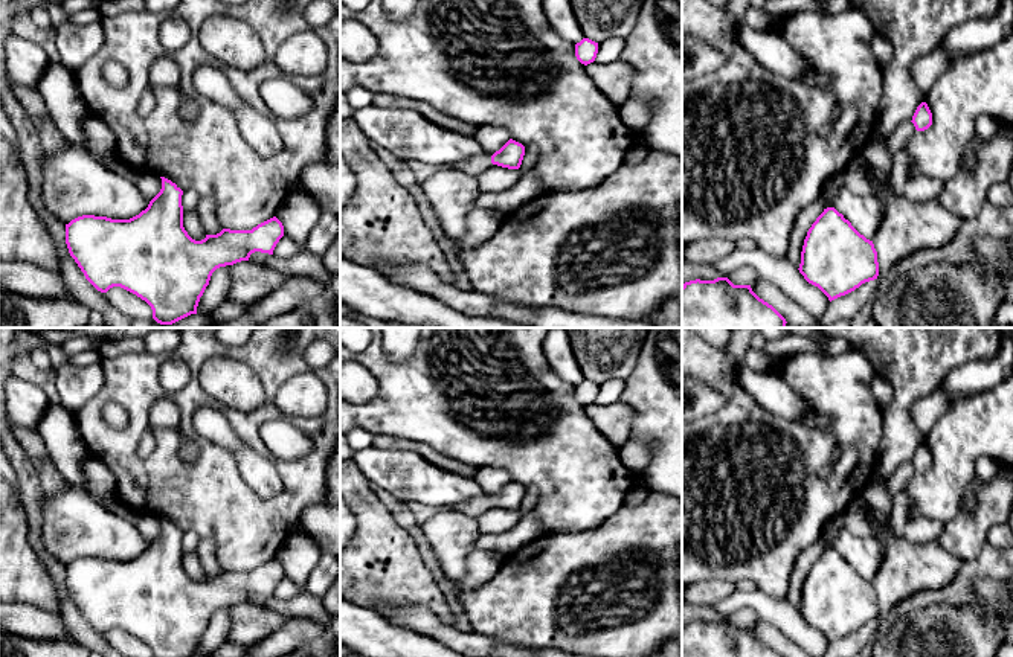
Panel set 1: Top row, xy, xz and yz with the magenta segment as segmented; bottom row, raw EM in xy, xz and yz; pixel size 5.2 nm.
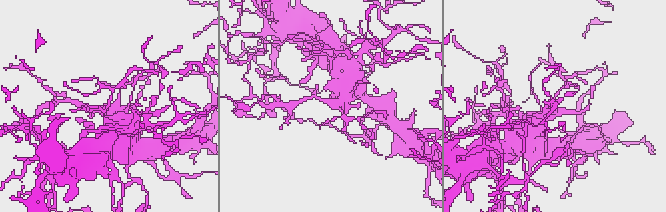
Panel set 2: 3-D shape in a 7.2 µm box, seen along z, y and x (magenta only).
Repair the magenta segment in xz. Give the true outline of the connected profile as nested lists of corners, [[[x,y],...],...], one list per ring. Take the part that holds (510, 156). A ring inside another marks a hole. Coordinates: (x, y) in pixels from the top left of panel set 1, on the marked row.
[[[510,139],[499,151],[493,155],[481,154],[473,155],[468,160],[459,162],[453,165],[453,169],[462,171],[468,175],[478,177],[484,172],[491,163],[508,168],[508,169],[519,169],[525,155],[525,146],[513,139]]]

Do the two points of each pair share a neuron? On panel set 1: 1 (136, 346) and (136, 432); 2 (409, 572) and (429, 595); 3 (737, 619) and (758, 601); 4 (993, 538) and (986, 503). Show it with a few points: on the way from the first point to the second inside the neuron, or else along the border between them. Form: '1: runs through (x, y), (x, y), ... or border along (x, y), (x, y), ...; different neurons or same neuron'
1: border along (144, 351), (102, 358); different neurons
2: runs through (412, 578), (423, 589); same neuron
3: border along (755, 616), (748, 607), (740, 607), (728, 619); different neurons
4: border along (996, 523), (989, 531), (986, 543); different neurons

